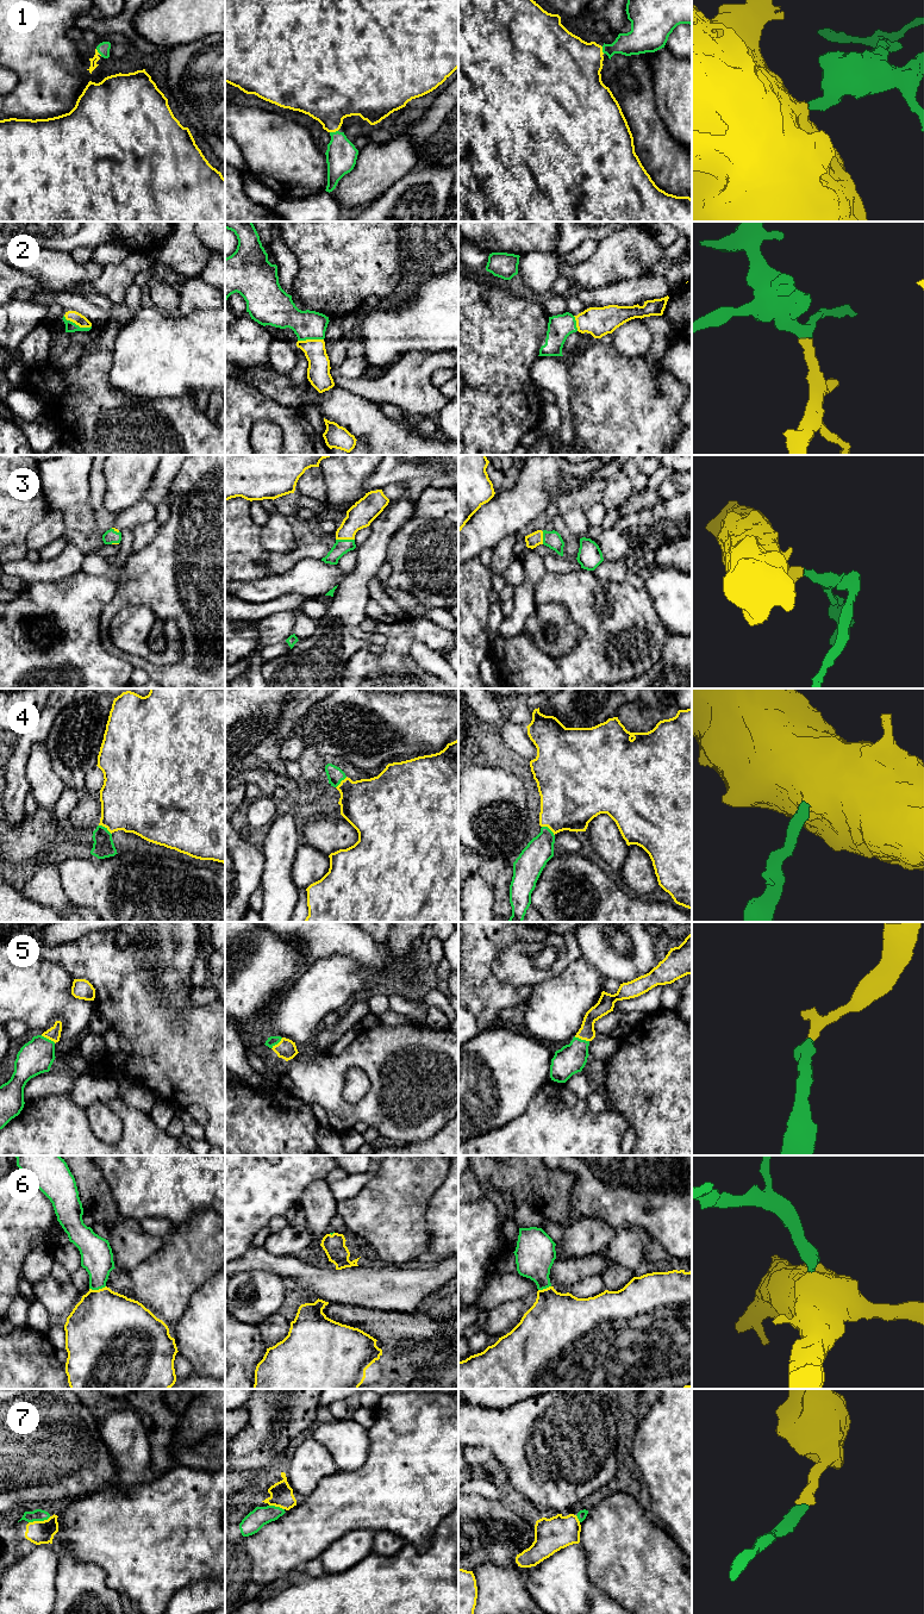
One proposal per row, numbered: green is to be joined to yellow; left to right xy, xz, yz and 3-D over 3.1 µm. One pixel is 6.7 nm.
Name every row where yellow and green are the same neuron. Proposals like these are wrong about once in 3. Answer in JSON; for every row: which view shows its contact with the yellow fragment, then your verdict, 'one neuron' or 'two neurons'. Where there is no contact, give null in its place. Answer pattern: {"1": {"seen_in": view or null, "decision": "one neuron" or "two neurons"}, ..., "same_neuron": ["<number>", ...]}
{"1": {"seen_in": "xz", "decision": "one neuron"}, "2": {"seen_in": "xy", "decision": "one neuron"}, "3": {"seen_in": "xz", "decision": "one neuron"}, "4": {"seen_in": "xy", "decision": "one neuron"}, "5": {"seen_in": "yz", "decision": "one neuron"}, "6": {"seen_in": "xy", "decision": "one neuron"}, "7": {"seen_in": "xy", "decision": "one neuron"}, "same_neuron": ["1", "2", "3", "4", "5", "6", "7"]}

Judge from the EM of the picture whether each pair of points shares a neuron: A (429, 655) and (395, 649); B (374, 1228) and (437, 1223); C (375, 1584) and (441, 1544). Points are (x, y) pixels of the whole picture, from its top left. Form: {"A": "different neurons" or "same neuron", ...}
{"A": "different neurons", "B": "different neurons", "C": "same neuron"}

